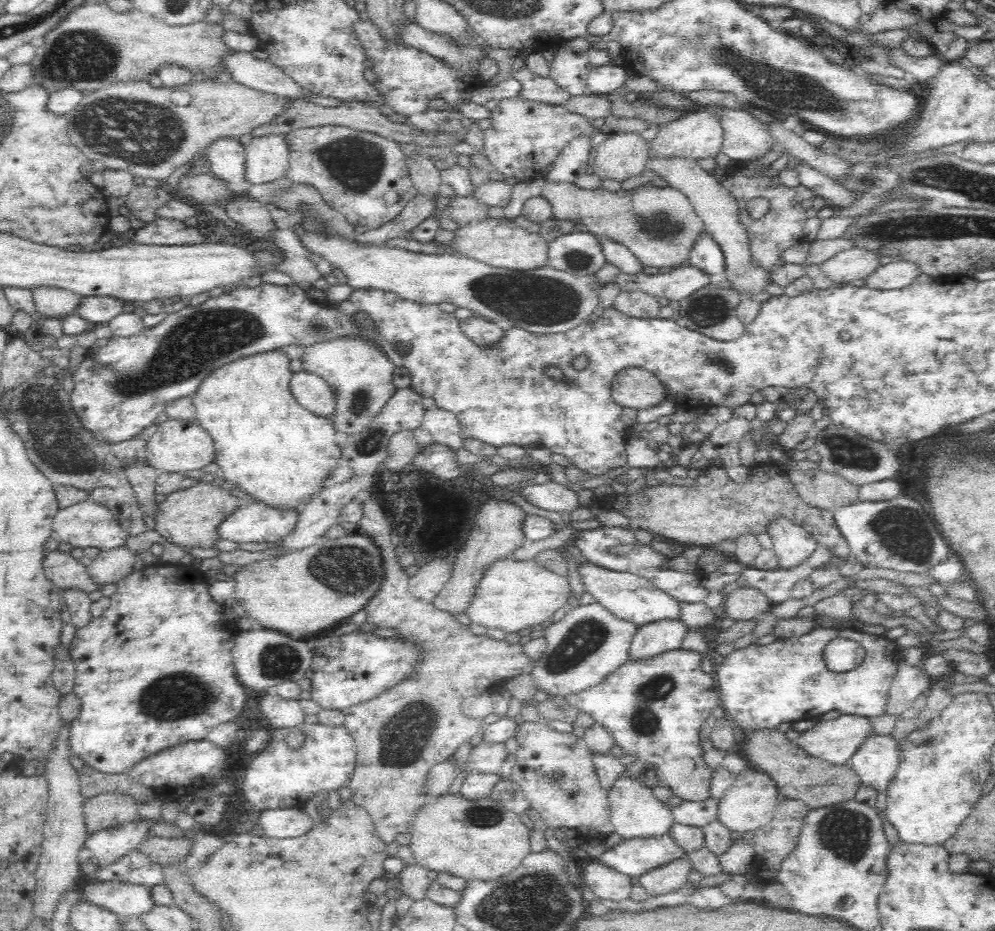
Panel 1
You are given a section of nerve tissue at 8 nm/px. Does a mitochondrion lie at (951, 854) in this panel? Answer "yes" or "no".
no

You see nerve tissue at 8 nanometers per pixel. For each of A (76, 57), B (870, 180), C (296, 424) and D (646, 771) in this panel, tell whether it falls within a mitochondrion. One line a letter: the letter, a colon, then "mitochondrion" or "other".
A: mitochondrion
B: mitochondrion
C: other
D: other

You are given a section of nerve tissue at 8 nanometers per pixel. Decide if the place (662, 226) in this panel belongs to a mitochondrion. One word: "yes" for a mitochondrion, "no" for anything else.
yes

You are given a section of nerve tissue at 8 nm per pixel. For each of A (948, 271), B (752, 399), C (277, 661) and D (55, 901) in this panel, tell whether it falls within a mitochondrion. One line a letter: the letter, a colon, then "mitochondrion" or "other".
A: other
B: other
C: mitochondrion
D: other

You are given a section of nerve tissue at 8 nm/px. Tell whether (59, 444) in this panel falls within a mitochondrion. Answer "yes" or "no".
yes

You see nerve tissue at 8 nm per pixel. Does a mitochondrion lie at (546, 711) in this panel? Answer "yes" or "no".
no

